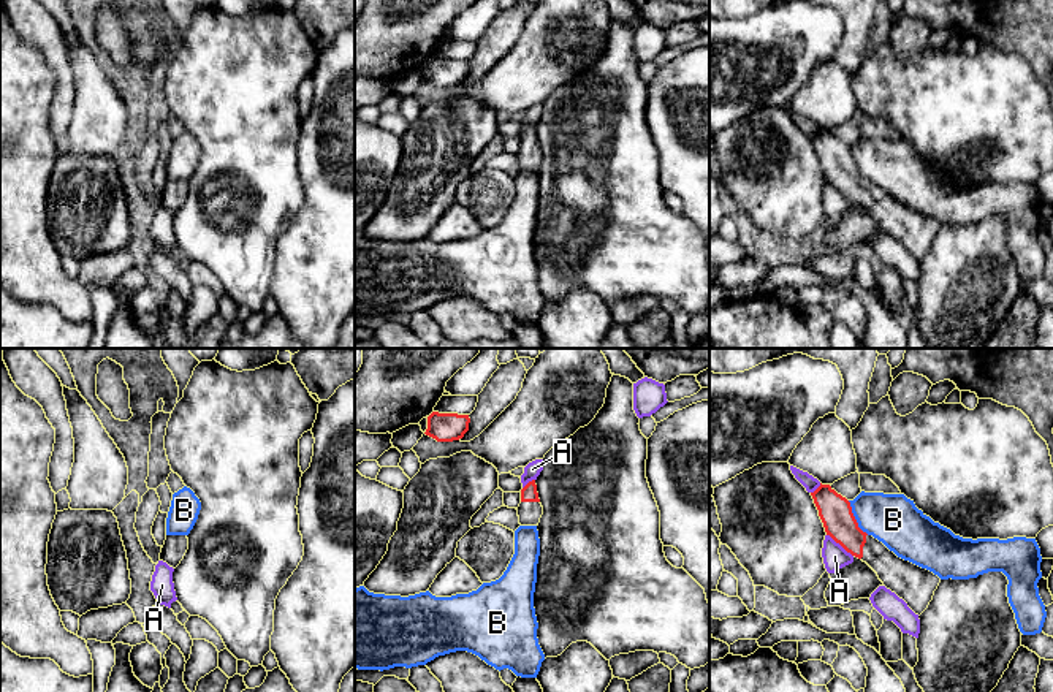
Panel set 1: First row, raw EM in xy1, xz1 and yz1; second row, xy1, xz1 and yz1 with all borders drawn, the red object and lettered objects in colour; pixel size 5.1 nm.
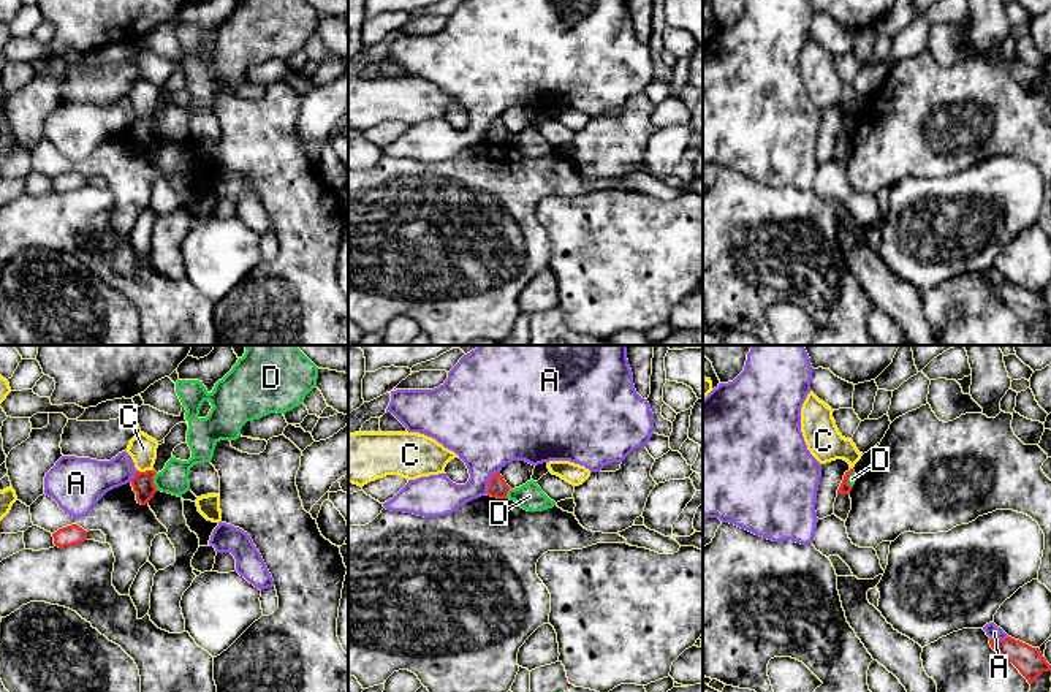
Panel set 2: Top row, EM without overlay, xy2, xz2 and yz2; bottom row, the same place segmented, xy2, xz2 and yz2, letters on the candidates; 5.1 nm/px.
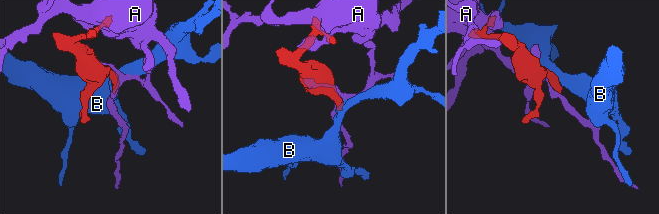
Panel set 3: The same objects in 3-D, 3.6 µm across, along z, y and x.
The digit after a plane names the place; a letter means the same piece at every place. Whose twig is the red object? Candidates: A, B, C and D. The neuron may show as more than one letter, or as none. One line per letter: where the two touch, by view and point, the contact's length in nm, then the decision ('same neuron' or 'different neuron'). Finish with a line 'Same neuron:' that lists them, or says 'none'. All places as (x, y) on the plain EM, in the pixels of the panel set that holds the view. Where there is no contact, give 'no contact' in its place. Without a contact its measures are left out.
A: meets red in yz1 at (840, 189); contact 180 nm long; different neuron
B: meets red in yz1 at (854, 163); contact 200 nm long; different neuron
C: meets red in xy2 at (146, 116); contact 80 nm long; different neuron
D: meets red in xy2 at (152, 127); contact 100 nm long; different neuron
Same neuron: none

